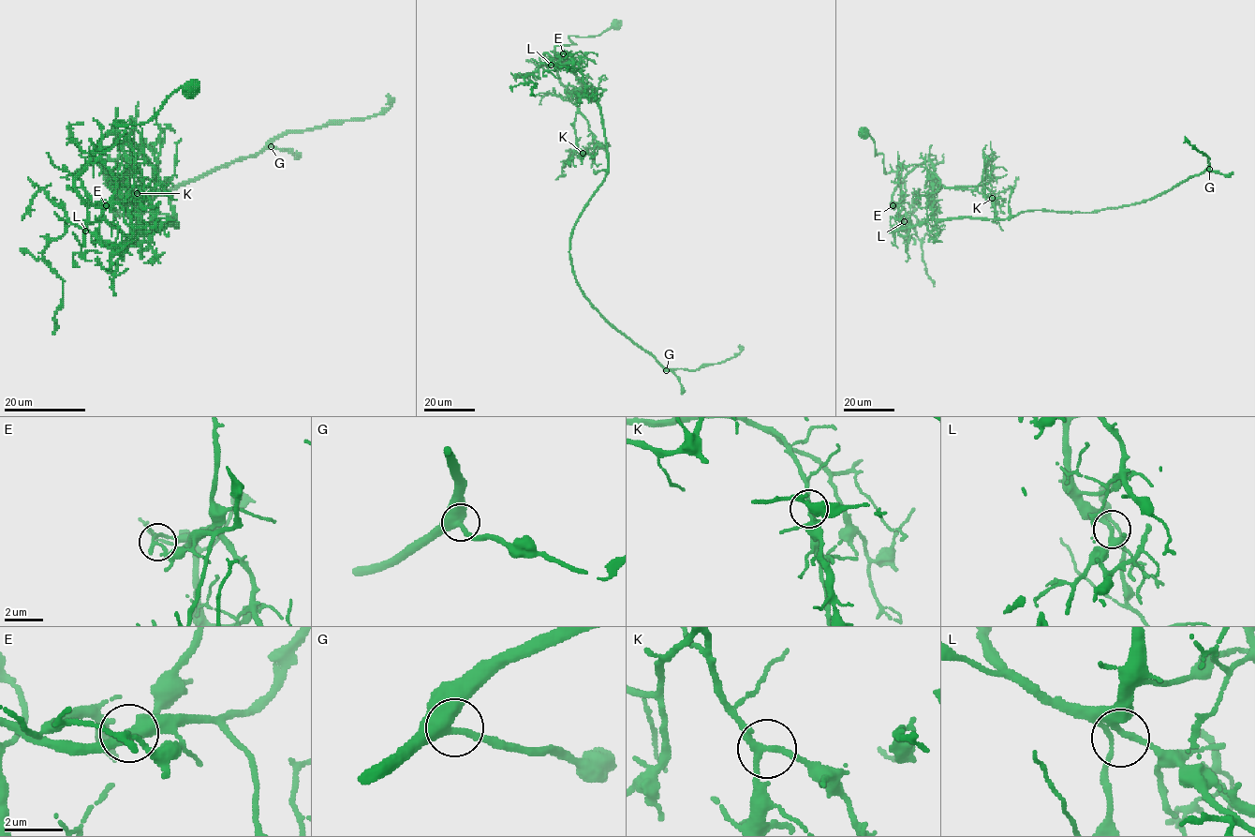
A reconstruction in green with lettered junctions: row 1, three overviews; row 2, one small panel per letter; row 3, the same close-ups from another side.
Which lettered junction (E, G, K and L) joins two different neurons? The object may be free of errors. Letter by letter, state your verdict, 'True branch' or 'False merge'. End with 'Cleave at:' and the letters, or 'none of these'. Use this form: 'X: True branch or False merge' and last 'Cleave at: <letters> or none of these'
E: False merge
G: True branch
K: True branch
L: True branch
Cleave at: E

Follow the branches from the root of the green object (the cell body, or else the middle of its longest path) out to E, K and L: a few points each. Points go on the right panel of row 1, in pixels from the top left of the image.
E: (863, 134), (866, 133), (875, 142), (875, 156), (883, 155), (884, 172), (896, 171), (900, 203), (893, 205)
K: (863, 134), (875, 142), (875, 156), (883, 155), (885, 173), (918, 164), (948, 188), (984, 186), (992, 198)
L: (863, 134), (875, 142), (875, 156), (883, 155), (884, 172), (896, 171), (900, 203), (895, 206), (904, 221)

